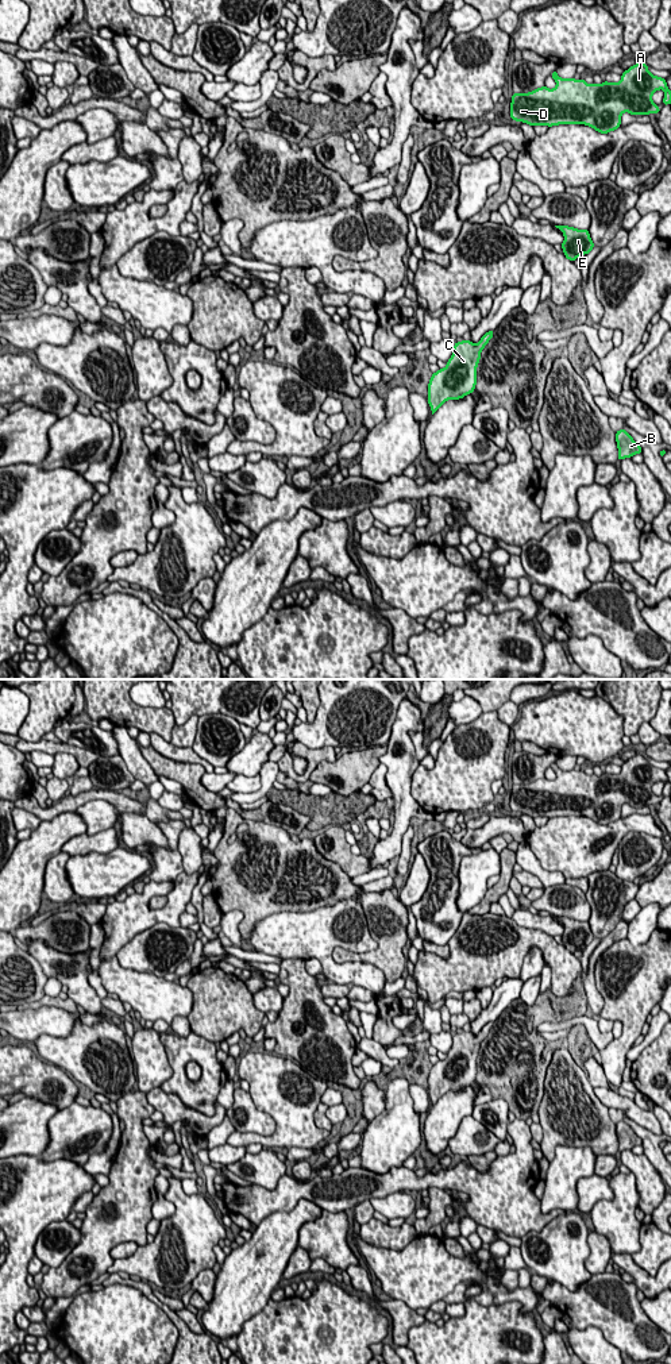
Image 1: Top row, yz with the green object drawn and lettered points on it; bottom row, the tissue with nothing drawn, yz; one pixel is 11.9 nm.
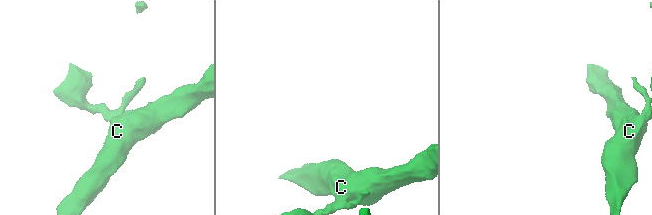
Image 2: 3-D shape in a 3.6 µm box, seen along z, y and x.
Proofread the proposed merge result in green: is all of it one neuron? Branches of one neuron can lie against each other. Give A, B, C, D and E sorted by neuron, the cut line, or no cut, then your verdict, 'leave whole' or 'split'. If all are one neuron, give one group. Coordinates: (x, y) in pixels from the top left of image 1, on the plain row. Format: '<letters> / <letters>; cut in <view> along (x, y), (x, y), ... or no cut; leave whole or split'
A B C D E; no cut; leave whole

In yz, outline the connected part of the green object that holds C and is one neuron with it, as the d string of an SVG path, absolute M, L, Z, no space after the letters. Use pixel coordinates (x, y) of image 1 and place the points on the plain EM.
M487 1022L477 1036L471 1032L454 1036L447 1057L433 1064L428 1075L428 1095L432 1106L446 1093L459 1091L474 1083L481 1044L493 1026L494 1022Z

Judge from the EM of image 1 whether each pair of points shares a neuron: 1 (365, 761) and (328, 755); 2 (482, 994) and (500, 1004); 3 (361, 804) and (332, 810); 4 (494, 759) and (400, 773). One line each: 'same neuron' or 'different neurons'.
1: different neurons
2: different neurons
3: same neuron
4: different neurons

